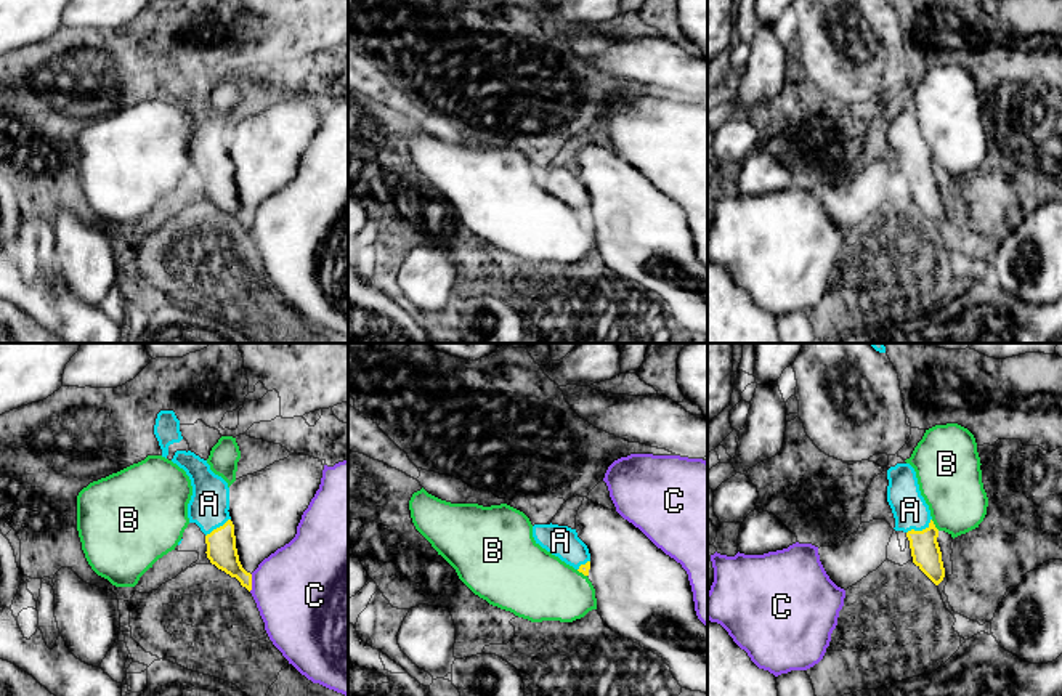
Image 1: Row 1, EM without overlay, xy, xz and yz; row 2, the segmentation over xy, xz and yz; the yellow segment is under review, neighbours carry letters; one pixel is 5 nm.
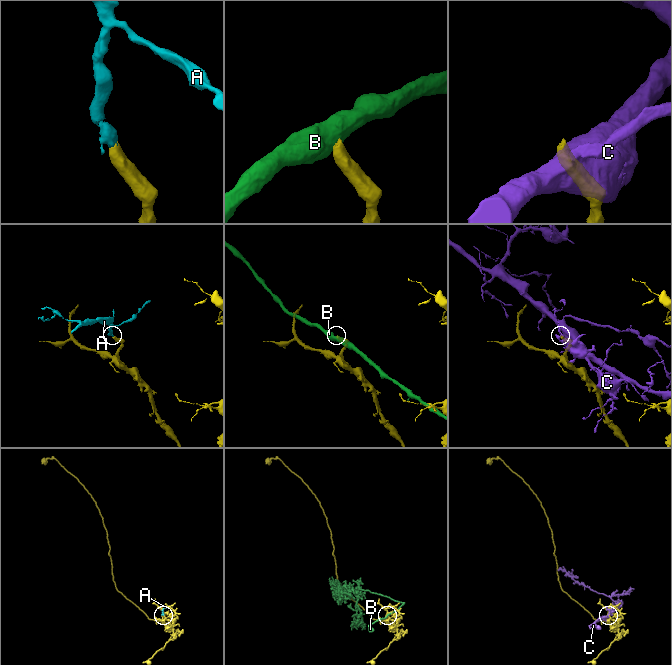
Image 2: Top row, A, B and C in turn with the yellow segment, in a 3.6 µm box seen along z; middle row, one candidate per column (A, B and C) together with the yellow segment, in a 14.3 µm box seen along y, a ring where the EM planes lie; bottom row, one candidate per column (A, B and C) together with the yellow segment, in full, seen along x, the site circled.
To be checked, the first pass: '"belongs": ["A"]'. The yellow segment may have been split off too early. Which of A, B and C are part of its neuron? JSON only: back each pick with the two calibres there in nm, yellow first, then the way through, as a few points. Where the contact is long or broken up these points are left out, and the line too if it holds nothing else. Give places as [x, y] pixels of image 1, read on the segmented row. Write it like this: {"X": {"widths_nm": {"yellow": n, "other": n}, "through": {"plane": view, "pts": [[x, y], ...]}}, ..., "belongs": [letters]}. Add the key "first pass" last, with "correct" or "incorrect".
{"A": {"widths_nm": {"yellow": 150, "other": 180}, "through": {"plane": "yz", "pts": [[926, 554], [920, 531], [910, 510]]}}, "belongs": ["A"], "first pass": "correct"}

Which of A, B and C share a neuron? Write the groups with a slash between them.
A / B / C

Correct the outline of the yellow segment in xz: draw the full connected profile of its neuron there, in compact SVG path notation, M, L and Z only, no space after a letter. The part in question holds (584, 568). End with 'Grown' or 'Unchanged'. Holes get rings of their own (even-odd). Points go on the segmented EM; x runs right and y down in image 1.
M534 524L533 537L536 544L573 566L584 576L589 576L590 553L587 545L578 537L576 529L558 524Z. Grown

